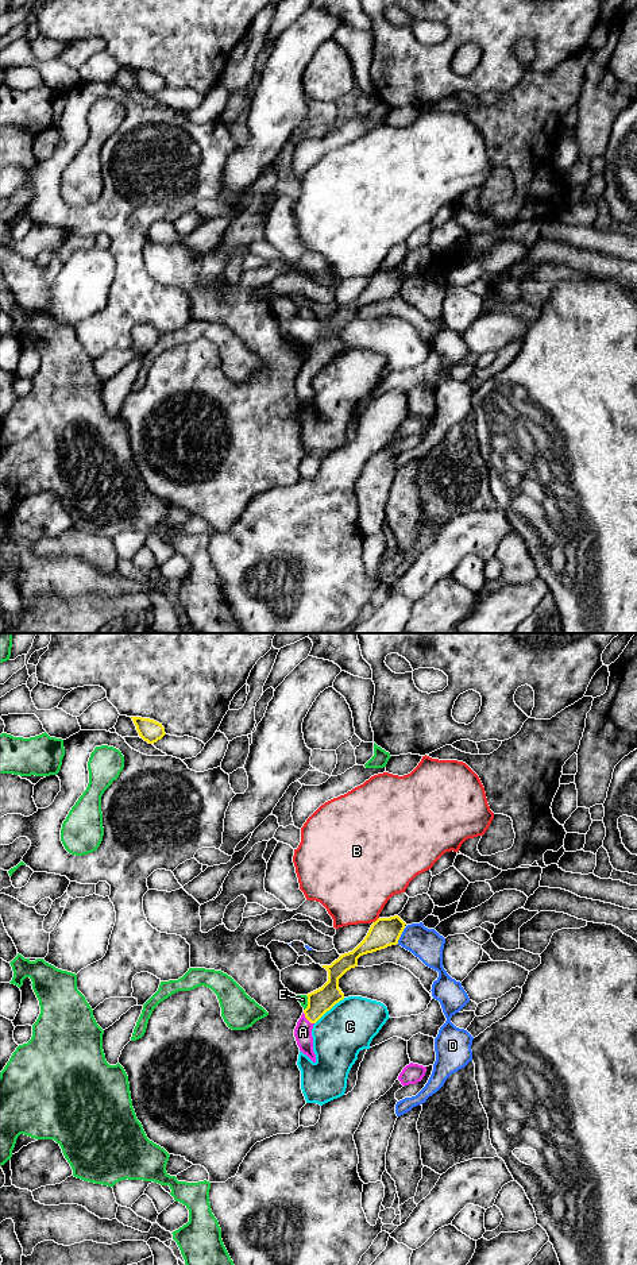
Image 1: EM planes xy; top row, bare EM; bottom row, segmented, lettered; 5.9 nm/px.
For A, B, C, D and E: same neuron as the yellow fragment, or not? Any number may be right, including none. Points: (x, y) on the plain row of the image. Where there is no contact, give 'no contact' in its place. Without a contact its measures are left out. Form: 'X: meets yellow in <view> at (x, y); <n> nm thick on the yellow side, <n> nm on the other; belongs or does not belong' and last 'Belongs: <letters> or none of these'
A: meets yellow in xy at (308, 371); 140 nm thick on the yellow side, 110 nm on the other; belongs
B: meets yellow in xy at (377, 272); 180 nm thick on the yellow side, 440 nm on the other; does not belong
C: meets yellow in xy at (329, 361); 140 nm thick on the yellow side, 300 nm on the other; does not belong
D: meets yellow in xy at (400, 288); 180 nm thick on the yellow side, 190 nm on the other; does not belong
E: meets yellow in xy at (308, 355); 140 nm thick on the yellow side, 60 nm on the other; does not belong
Belongs: A

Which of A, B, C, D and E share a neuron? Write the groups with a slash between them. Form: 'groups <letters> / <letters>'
groups A / B / C / D / E

